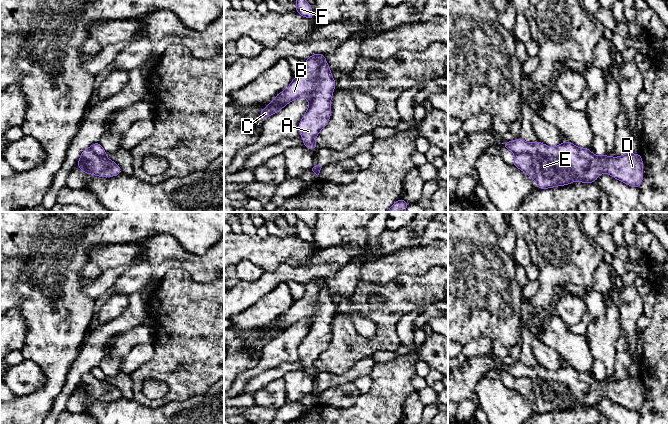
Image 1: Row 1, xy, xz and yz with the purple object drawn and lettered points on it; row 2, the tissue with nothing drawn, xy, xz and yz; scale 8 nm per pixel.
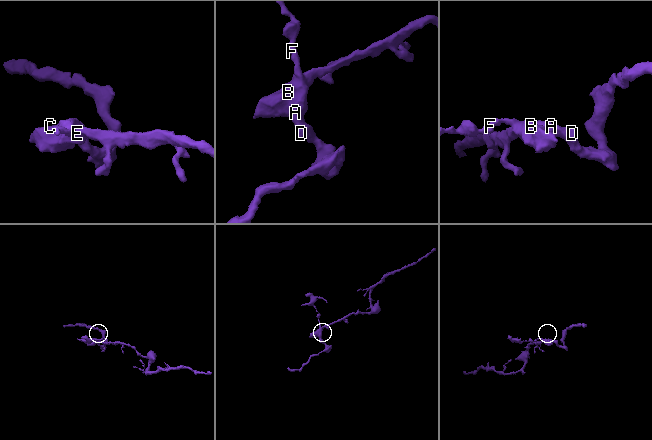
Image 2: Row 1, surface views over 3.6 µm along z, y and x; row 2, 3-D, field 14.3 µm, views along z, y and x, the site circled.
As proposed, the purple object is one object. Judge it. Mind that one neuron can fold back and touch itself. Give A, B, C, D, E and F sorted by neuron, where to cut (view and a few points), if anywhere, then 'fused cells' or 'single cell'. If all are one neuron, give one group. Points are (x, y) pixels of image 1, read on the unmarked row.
A D F / B C E; cut in yz along (515, 377), (540, 377), (562, 382), (587, 406); fused cells

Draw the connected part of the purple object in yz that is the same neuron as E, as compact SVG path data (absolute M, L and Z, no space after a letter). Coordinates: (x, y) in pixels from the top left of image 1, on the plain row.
M515 378L513 389L534 403L539 413L569 409L575 404L587 407L579 401L572 389L554 380Z

